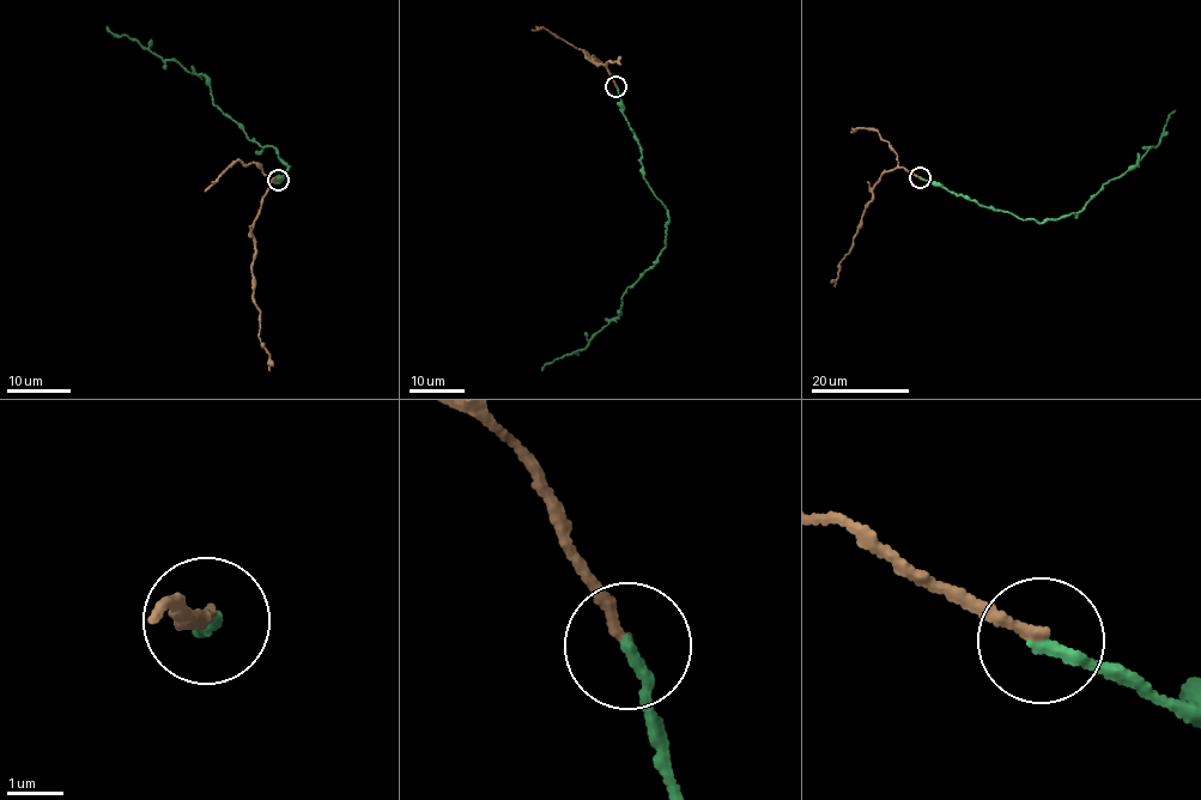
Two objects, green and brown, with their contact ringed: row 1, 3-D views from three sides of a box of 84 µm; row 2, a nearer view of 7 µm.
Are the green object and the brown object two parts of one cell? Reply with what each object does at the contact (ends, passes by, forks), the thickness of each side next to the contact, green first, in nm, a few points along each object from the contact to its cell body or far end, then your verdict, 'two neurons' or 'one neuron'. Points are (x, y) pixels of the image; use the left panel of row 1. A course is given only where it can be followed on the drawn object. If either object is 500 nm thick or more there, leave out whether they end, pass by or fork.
green ends there; brown ends there; 220 nm thick on the green side, 200 nm on the other; green runs (278, 180), (273, 181), (289, 167), (276, 147), (256, 144), (222, 111), (206, 78), (107, 26); brown runs (278, 180), (272, 181), (252, 231), (253, 284), (260, 315), (259, 340), (270, 356), (270, 370); one neuron

